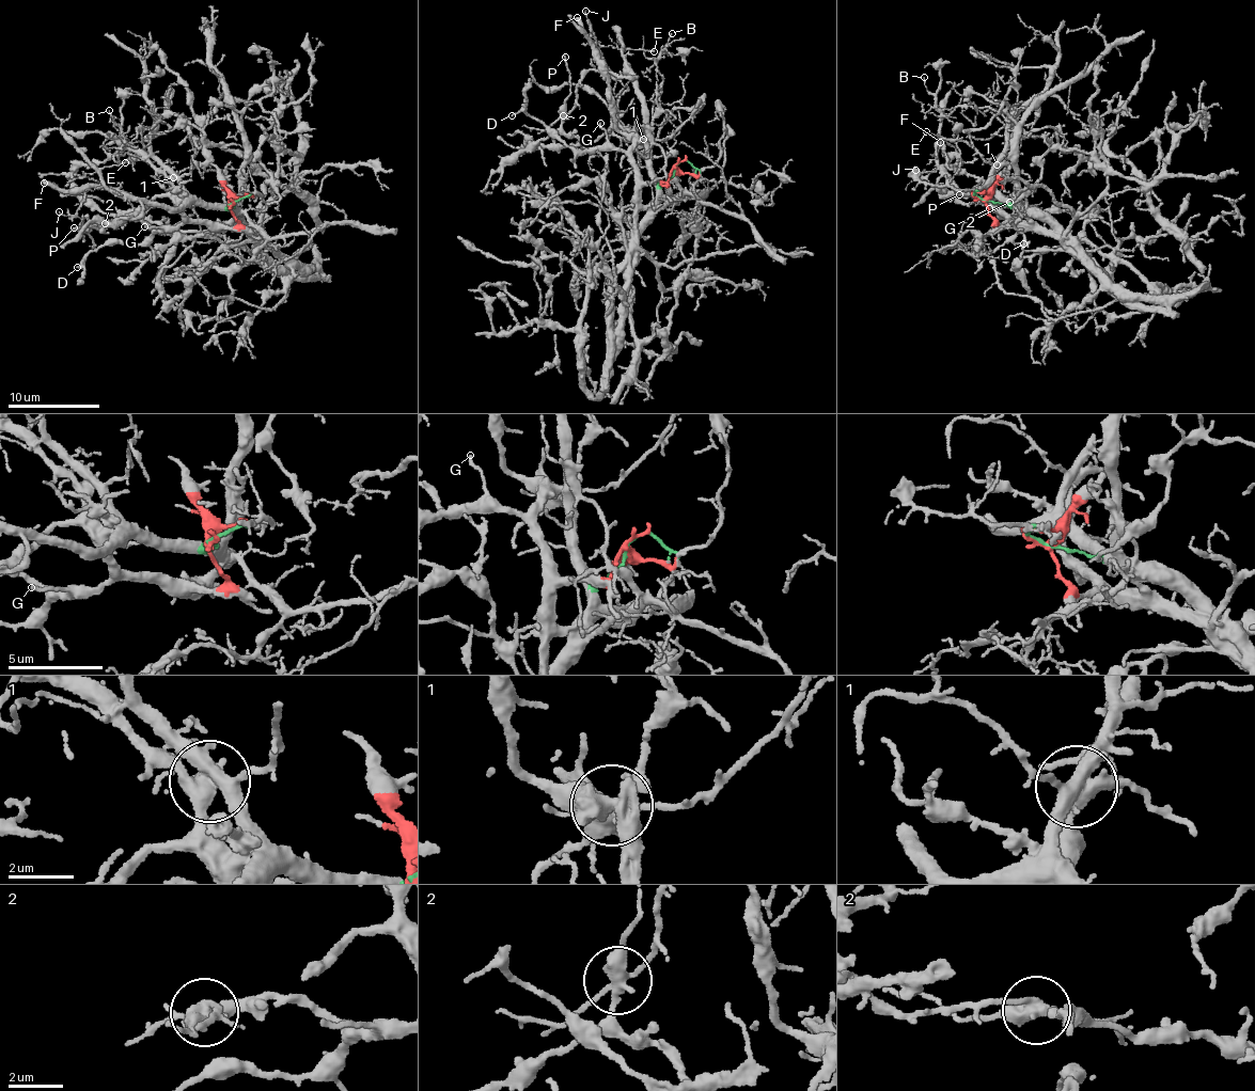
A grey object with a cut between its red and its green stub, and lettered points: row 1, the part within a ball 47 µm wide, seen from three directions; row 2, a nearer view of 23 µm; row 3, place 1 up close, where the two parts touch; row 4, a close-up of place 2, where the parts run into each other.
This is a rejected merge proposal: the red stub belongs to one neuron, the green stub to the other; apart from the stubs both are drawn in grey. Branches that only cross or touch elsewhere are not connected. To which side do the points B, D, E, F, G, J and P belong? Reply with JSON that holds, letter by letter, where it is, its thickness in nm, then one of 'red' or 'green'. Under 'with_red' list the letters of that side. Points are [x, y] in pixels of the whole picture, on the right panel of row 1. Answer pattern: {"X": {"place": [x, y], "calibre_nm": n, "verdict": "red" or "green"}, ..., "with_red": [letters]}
{"B": {"place": [924, 77], "calibre_nm": 100, "verdict": "green"}, "D": {"place": [1023, 243], "calibre_nm": 130, "verdict": "red"}, "E": {"place": [926, 131], "calibre_nm": 100, "verdict": "green"}, "F": {"place": [940, 142], "calibre_nm": 400, "verdict": "green"}, "G": {"place": [989, 208], "calibre_nm": 180, "verdict": "red"}, "J": {"place": [915, 170], "calibre_nm": 100, "verdict": "green"}, "P": {"place": [959, 194], "calibre_nm": 150, "verdict": "red"}, "with_red": ["D", "G", "P"]}

